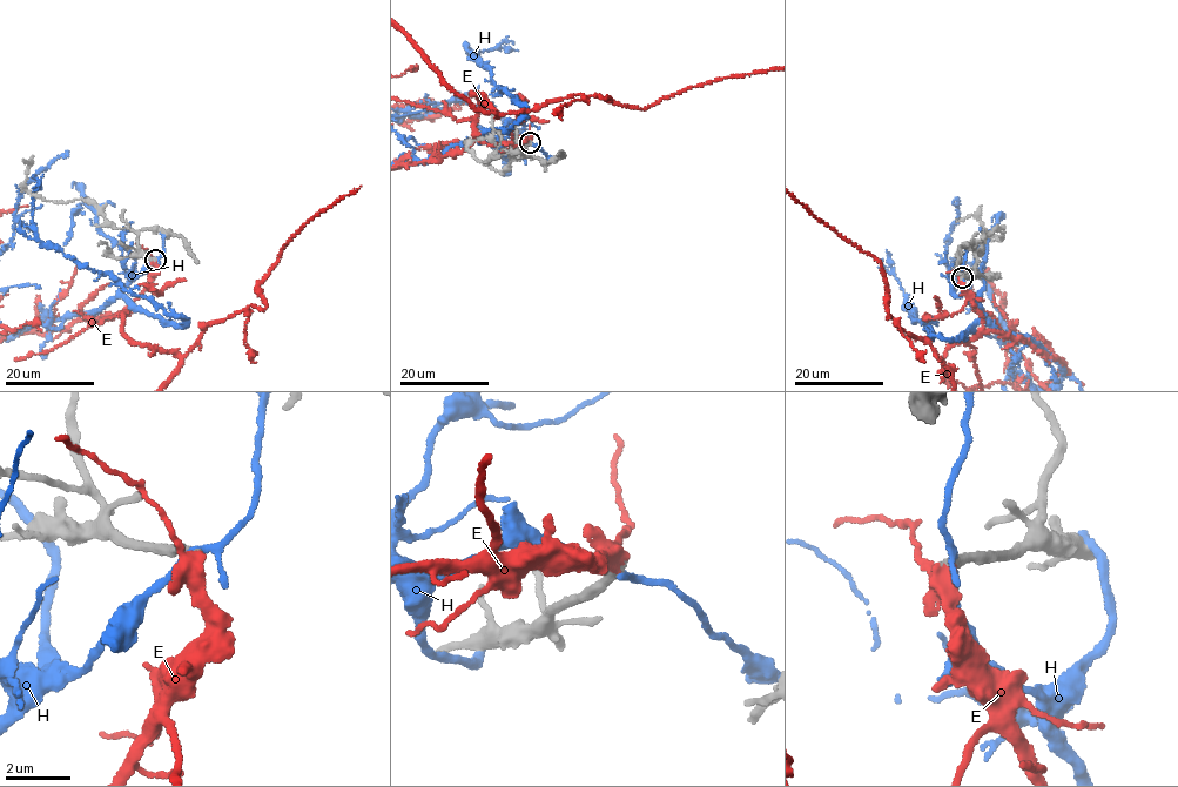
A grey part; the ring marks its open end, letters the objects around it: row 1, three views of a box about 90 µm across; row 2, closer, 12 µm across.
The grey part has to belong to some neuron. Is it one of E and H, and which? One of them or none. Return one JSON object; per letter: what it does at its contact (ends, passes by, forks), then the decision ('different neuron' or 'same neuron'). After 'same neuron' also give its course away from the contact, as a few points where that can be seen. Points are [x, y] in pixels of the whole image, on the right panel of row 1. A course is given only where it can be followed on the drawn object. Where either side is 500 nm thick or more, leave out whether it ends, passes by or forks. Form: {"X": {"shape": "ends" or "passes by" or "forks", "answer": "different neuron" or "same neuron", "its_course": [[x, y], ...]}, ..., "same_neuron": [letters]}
{"E": {"shape": "forks", "answer": "same neuron"}, "H": {"shape": "forks", "answer": "different neuron"}, "same_neuron": ["E"]}

